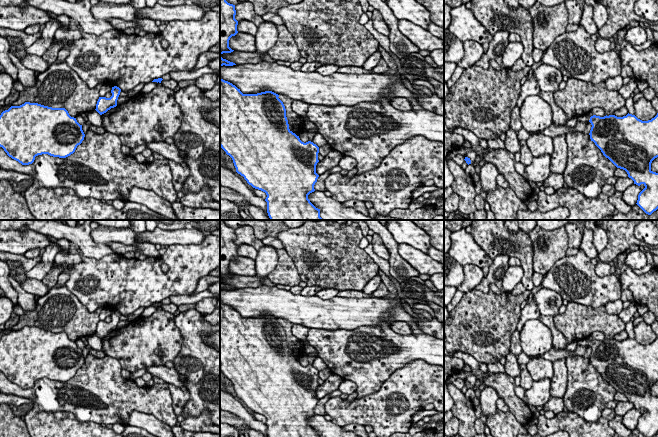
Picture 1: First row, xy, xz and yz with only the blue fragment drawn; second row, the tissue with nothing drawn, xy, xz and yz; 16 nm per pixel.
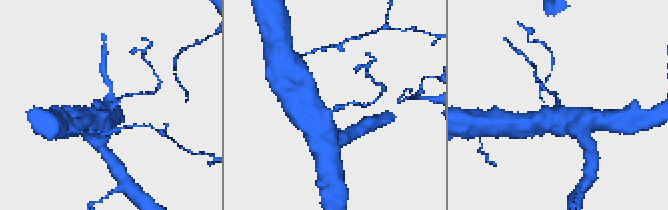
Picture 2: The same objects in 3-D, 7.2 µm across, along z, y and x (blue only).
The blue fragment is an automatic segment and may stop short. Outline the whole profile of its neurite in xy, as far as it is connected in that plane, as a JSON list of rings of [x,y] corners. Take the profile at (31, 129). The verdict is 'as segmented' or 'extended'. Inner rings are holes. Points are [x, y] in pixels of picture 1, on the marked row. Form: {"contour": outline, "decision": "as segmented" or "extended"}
{"contour": [[[25,102],[20,106],[11,106],[0,115],[0,147],[22,165],[32,164],[35,157],[42,154],[66,158],[75,152],[84,137],[82,125],[65,108]]], "decision": "as segmented"}

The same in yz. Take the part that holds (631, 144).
{"contour": [[[658,113],[648,121],[642,121],[635,115],[627,114],[623,117],[615,115],[590,117],[589,122],[592,127],[590,130],[590,139],[601,150],[603,155],[608,158],[617,168],[627,172],[628,177],[634,181],[634,184],[640,186],[643,184],[645,188],[639,193],[637,205],[648,215],[651,215],[658,209],[658,173],[651,170],[652,161],[658,157]]], "decision": "as segmented"}

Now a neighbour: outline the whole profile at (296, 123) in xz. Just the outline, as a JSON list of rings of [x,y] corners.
[[[279,95],[278,97],[284,104],[286,109],[286,117],[289,124],[289,129],[297,136],[303,131],[306,131],[304,128],[304,121],[308,119],[307,116],[297,115],[291,108],[293,100],[289,97]]]

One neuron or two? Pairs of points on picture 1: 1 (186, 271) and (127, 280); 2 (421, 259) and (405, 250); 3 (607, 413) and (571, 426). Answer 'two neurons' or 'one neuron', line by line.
1: one neuron
2: one neuron
3: one neuron

